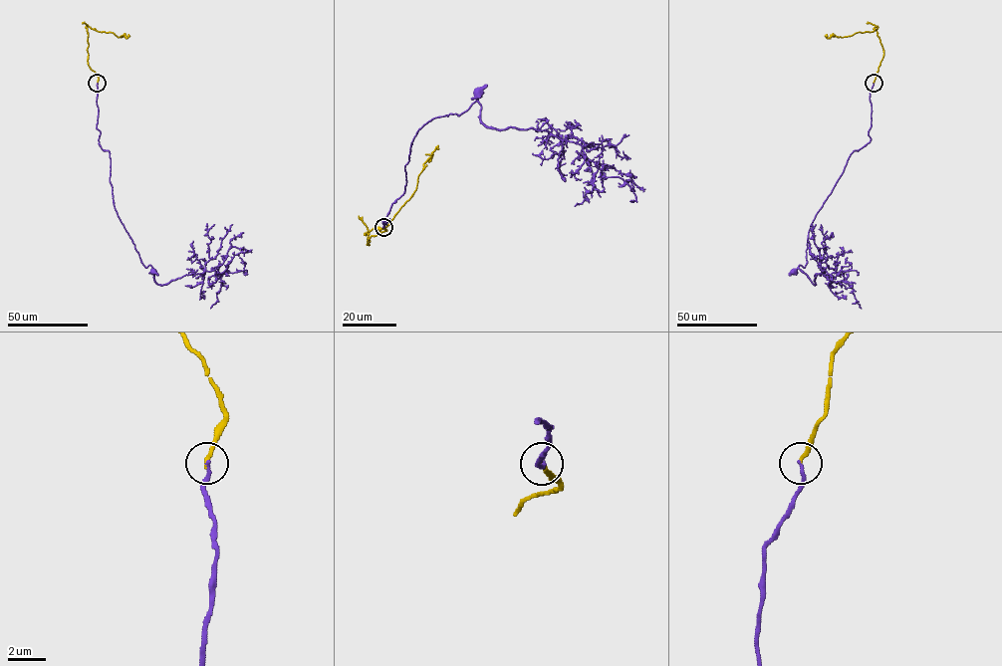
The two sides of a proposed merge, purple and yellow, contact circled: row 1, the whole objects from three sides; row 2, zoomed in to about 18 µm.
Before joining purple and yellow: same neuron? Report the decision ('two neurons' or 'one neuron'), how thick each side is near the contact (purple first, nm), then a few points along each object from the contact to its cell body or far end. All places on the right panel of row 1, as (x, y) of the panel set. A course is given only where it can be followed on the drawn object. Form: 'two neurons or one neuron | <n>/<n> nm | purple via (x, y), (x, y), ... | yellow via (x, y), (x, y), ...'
one neuron | 200/200 nm | purple via (873, 83), (871, 140), (850, 154), (811, 225), (806, 264), (794, 271) | yellow via (873, 83), (883, 56), (877, 26), (871, 32), (851, 36), (829, 38), (827, 34)

